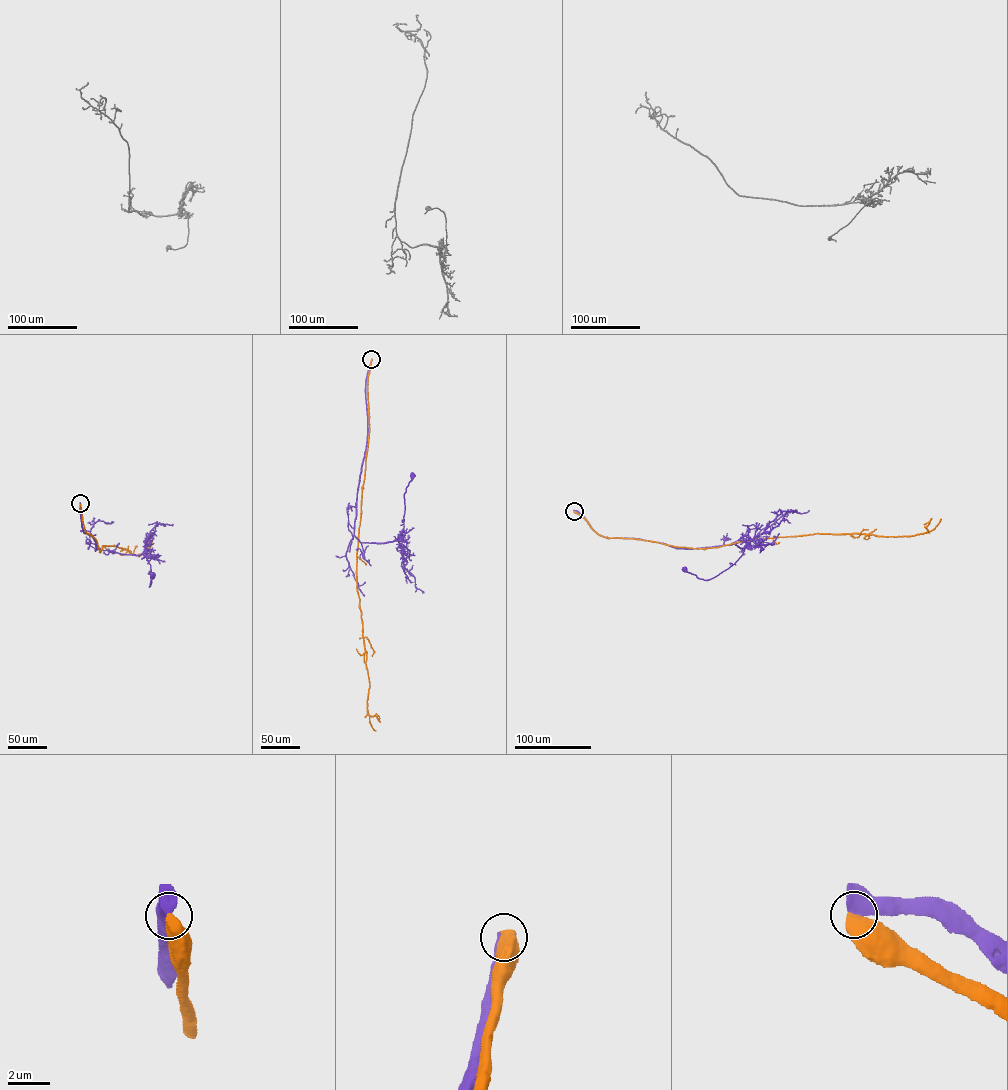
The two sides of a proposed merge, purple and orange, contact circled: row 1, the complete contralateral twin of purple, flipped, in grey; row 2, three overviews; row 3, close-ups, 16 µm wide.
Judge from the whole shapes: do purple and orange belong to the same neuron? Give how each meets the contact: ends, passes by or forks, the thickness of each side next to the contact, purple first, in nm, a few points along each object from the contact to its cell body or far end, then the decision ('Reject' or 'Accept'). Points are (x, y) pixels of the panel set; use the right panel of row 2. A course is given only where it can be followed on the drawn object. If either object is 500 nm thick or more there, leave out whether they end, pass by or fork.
Thickness 650 nm (purple) against 650 nm. Course of purple: (574, 511), (609, 537), (677, 548), (758, 543), (746, 544), (734, 564), (707, 580), (685, 569). Course of orange: (574, 511), (598, 534), (607, 537), (639, 539), (696, 548), (815, 533), (911, 536), (932, 530), (940, 518). Reject

